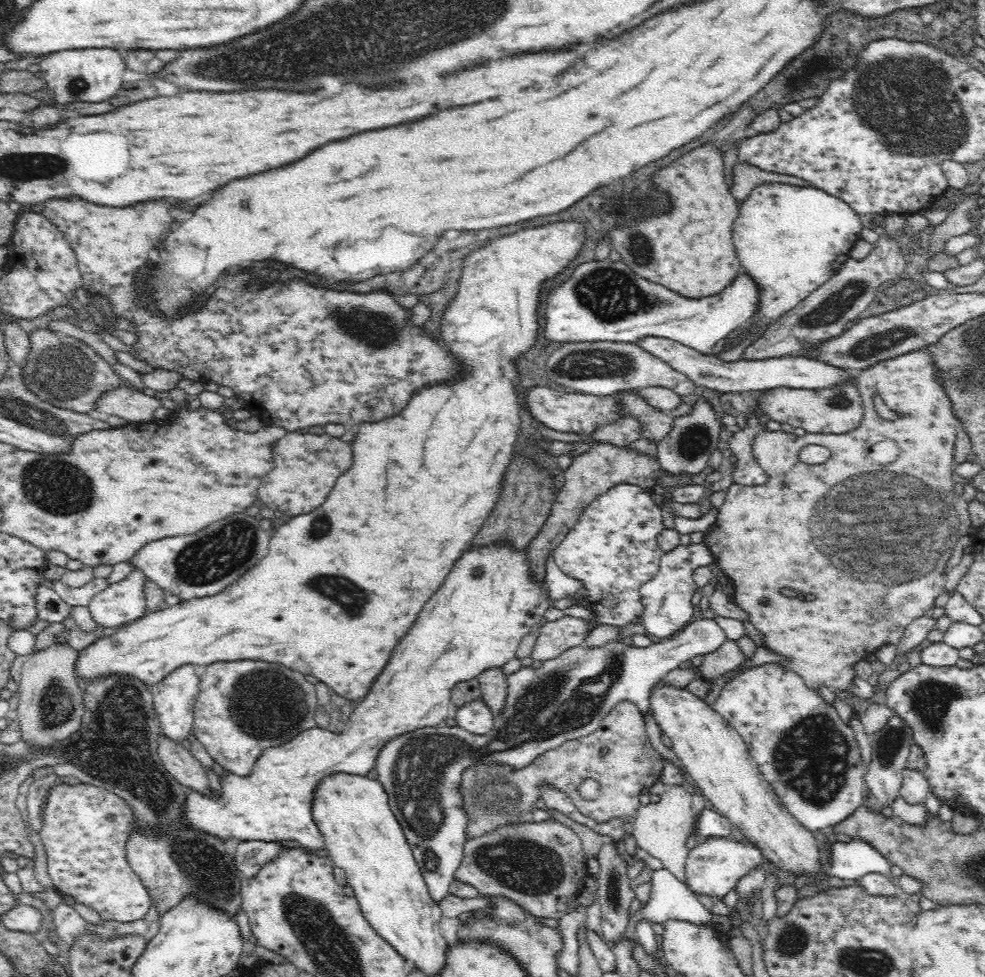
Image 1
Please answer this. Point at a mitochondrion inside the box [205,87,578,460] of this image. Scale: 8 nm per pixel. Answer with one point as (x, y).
(355, 317)

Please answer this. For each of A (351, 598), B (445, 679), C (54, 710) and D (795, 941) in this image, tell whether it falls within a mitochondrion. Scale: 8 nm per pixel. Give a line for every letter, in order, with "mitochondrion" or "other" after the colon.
A: mitochondrion
B: other
C: mitochondrion
D: mitochondrion

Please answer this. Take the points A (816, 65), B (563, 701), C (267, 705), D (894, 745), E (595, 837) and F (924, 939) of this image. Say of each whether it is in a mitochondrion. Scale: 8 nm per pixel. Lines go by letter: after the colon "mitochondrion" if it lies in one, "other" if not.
A: other
B: mitochondrion
C: mitochondrion
D: mitochondrion
E: other
F: other

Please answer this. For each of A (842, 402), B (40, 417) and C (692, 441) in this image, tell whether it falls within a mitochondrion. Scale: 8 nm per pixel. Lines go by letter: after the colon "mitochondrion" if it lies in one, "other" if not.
A: mitochondrion
B: mitochondrion
C: mitochondrion

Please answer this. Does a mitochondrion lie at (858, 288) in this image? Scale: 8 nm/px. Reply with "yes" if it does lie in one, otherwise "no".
no

